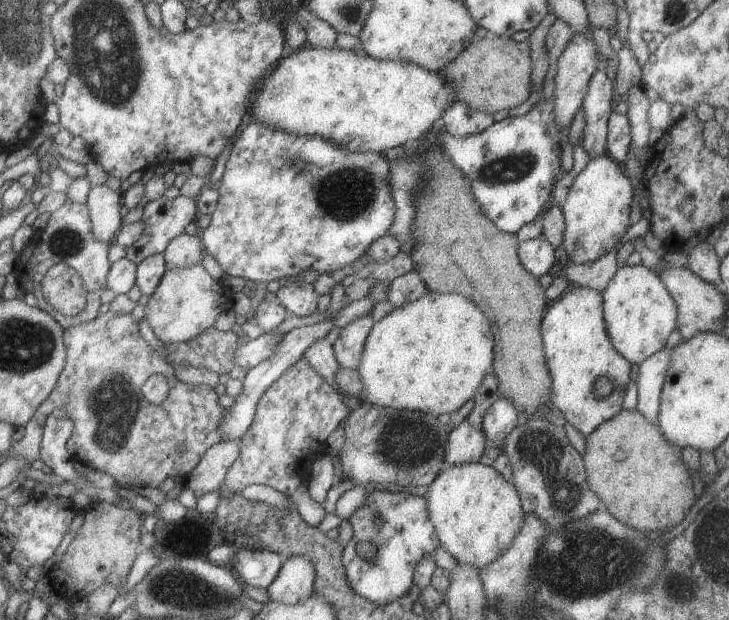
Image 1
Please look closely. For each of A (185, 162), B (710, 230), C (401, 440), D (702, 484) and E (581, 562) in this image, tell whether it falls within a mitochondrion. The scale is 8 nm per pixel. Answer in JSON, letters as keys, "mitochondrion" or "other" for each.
{"A":"other","B":"other","C":"mitochondrion","D":"other","E":"mitochondrion"}

